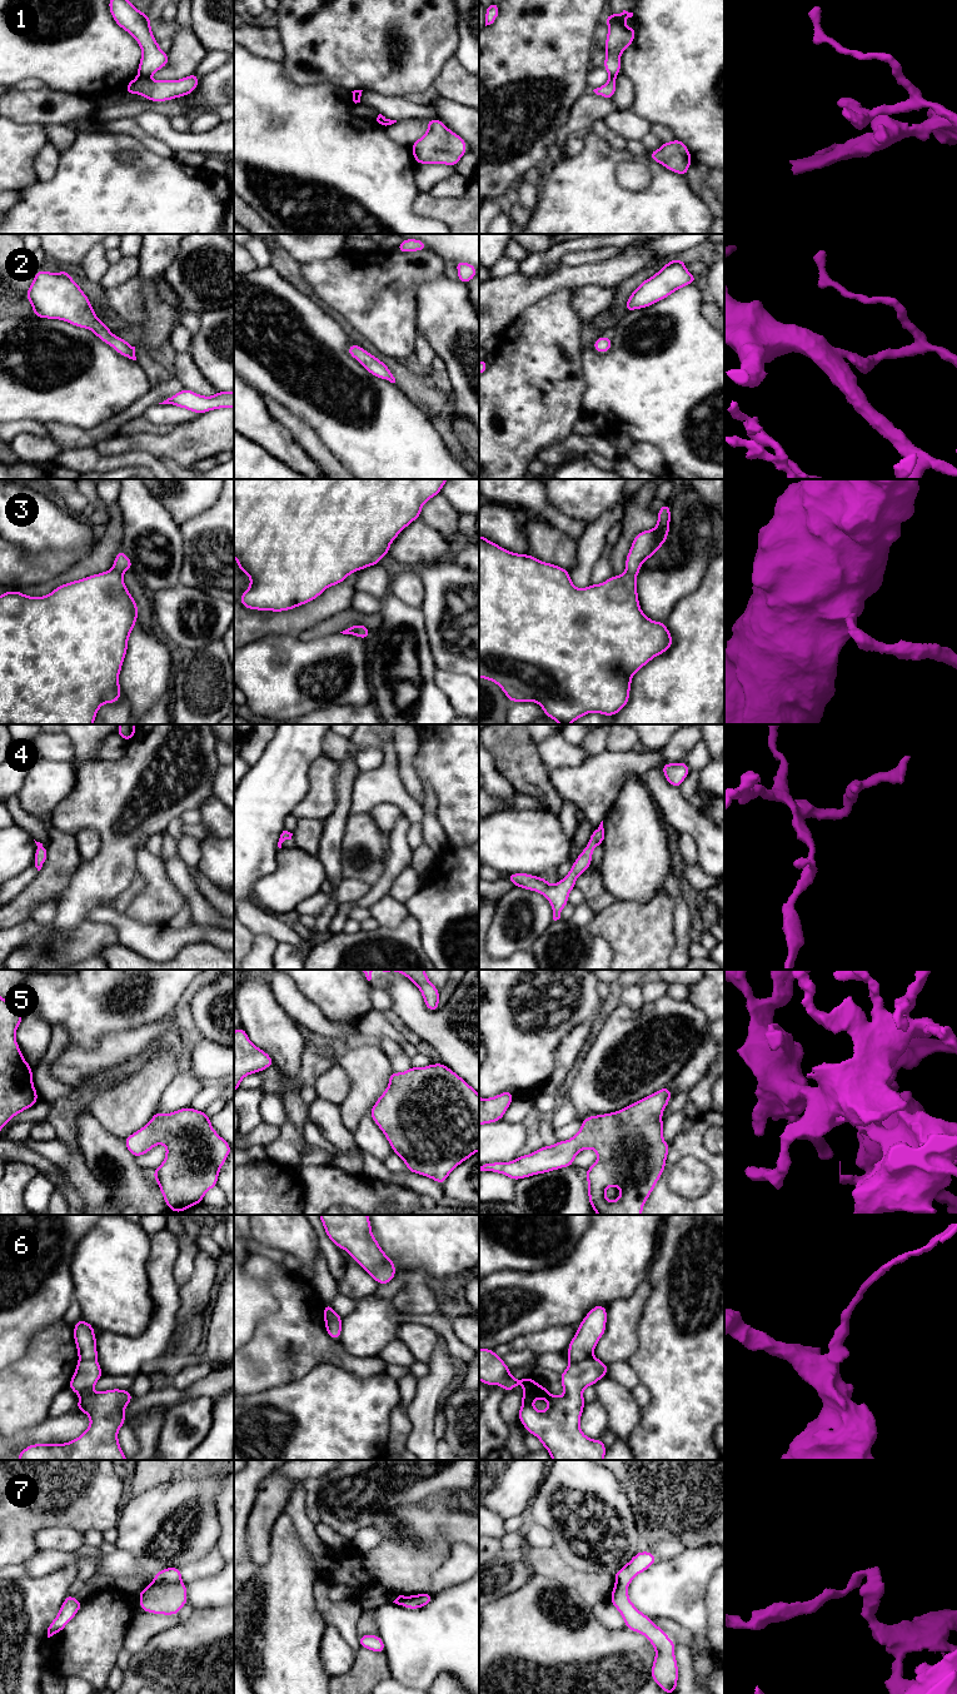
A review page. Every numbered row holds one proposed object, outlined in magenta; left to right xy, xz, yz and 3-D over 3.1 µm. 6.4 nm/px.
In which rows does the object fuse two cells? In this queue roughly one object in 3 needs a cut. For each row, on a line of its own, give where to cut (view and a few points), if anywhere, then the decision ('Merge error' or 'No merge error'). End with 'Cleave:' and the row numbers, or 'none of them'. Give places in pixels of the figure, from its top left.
1: Split along xy (139, 75), (148, 78). Merge error
2: No split. No merge error
3: No split. No merge error
4: No split. No merge error
5: No split. No merge error
6: Split along yz (592, 1355), (569, 1363). Merge error
7: Split along xy (180, 1580), (173, 1584), (153, 1583). Merge error
Cleave: 1, 6, 7

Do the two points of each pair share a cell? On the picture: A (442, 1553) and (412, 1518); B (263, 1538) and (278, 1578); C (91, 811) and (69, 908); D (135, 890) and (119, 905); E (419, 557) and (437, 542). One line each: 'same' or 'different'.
A: different
B: different
C: same
D: same
E: same

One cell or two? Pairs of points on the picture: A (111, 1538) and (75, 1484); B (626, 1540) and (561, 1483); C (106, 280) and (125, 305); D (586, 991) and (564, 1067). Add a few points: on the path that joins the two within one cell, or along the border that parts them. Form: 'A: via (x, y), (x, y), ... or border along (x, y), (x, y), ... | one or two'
A: border along (115, 1526), (103, 1533) | two
B: via (609, 1533), (577, 1499) | one
C: border along (135, 275), (105, 289) | two
D: border along (589, 1022), (577, 1025), (561, 1041), (557, 1050) | two

